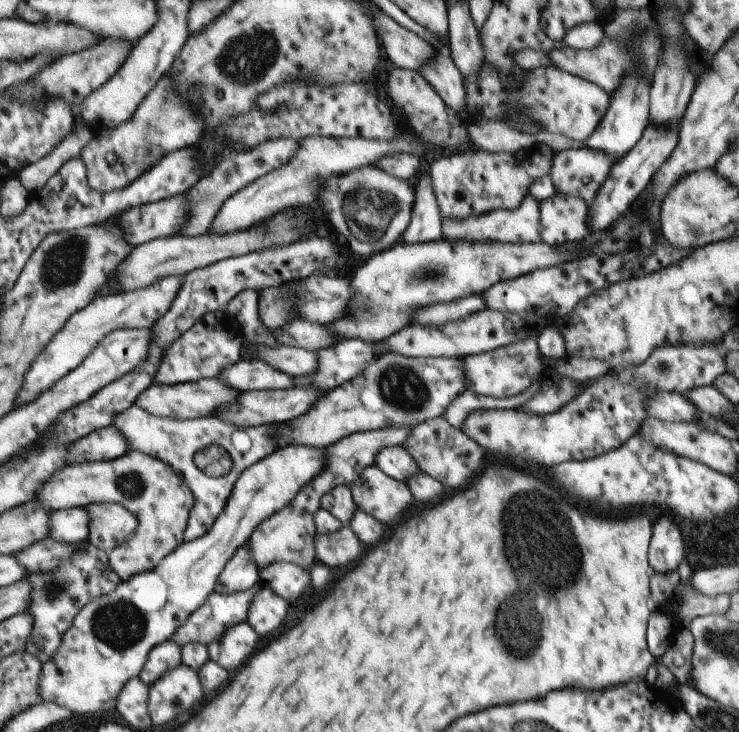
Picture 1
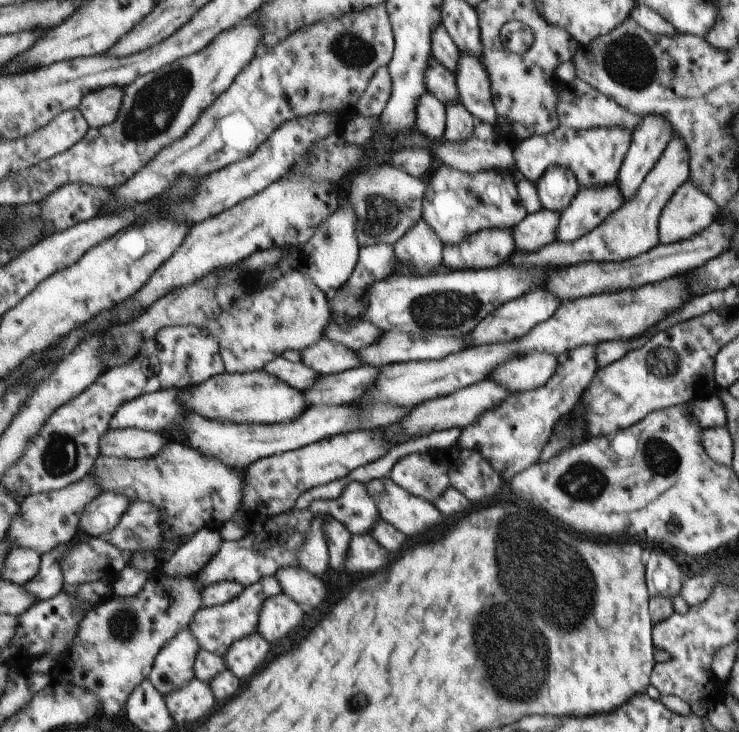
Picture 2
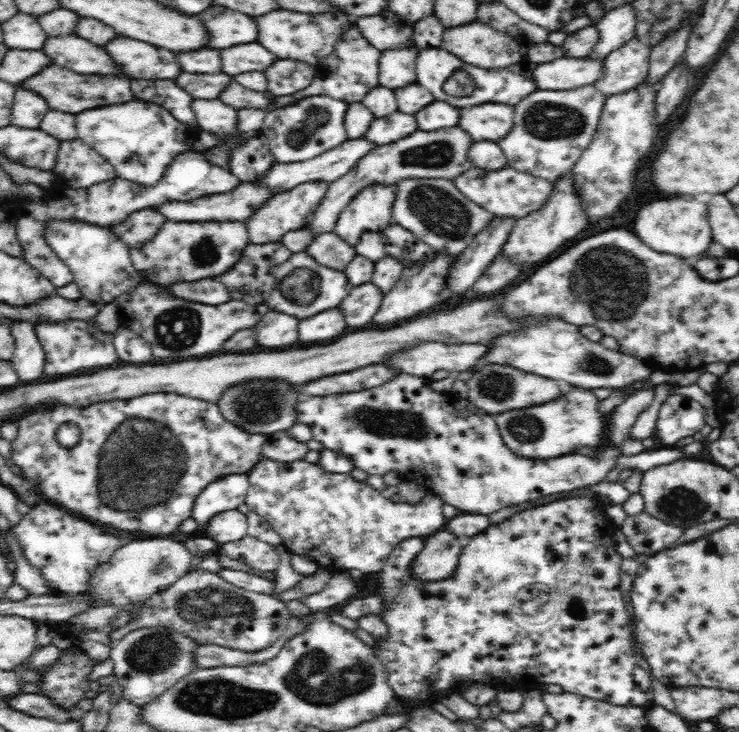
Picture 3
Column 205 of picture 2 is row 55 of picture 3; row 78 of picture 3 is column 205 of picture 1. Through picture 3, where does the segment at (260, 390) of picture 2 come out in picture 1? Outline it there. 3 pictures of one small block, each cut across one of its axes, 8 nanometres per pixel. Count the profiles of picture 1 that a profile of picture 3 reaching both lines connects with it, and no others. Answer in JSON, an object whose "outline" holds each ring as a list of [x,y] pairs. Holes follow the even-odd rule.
{"outline":[[[215,377],[177,383],[174,385],[158,385],[151,383],[142,390],[134,400],[135,406],[156,417],[165,417],[176,421],[191,419],[192,417],[213,415],[217,409],[228,405],[238,397],[239,392],[227,388]]]}

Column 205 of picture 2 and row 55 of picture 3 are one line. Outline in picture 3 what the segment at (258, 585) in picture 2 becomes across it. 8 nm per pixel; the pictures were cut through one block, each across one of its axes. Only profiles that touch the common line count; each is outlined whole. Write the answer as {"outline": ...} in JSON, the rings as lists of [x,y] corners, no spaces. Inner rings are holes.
{"outline":[[[635,32],[620,48],[606,56],[602,76],[592,85],[606,97],[636,88],[648,77],[652,48],[650,41]]]}

